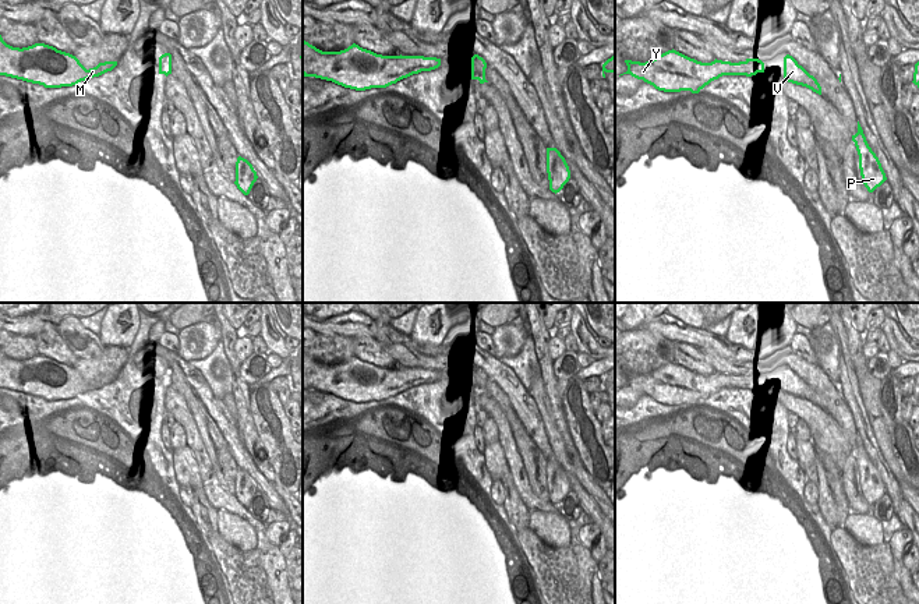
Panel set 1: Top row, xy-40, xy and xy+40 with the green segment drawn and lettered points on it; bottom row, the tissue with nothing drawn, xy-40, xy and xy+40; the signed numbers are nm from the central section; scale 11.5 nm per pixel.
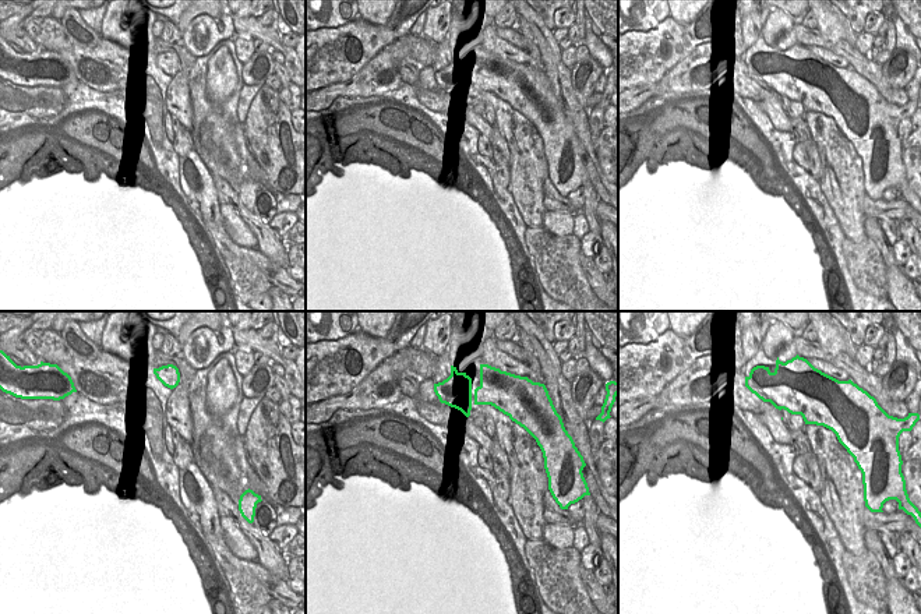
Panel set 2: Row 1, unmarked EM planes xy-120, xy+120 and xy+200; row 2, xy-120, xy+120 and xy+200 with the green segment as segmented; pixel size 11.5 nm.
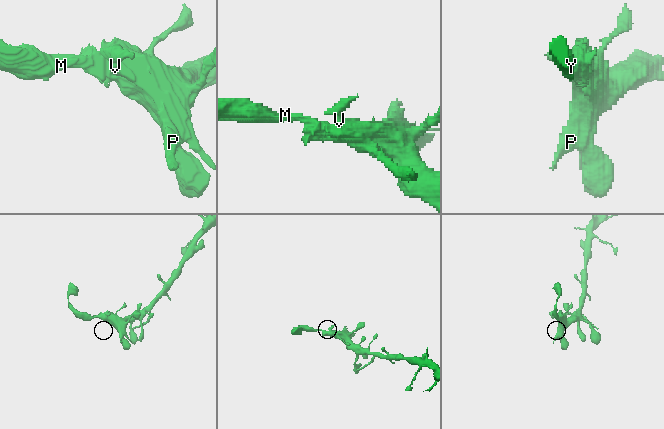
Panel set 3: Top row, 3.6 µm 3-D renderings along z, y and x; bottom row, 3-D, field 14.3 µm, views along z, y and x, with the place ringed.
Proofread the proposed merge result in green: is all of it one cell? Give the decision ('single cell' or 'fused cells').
single cell

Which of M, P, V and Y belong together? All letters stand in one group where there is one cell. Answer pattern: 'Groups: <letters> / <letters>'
Groups: M P V Y.

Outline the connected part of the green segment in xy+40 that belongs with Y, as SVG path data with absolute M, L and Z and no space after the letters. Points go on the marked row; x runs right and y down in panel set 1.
M674 49L646 63L632 60L625 60L625 63L628 71L623 74L643 80L664 92L690 91L699 93L706 85L722 75L752 77L764 73L764 63L759 59L746 59L739 63L715 59L711 63L701 63Z

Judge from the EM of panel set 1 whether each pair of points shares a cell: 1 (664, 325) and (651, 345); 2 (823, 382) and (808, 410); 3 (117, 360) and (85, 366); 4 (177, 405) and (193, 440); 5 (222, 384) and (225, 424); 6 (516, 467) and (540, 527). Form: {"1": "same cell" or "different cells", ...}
{"1": "different cells", "2": "different cells", "3": "same cell", "4": "same cell", "5": "different cells", "6": "different cells"}

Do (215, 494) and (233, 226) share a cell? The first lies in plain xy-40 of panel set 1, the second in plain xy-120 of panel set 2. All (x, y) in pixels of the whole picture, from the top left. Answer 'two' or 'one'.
two

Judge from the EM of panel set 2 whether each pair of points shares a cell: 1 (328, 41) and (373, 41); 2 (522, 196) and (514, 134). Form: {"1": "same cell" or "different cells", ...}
{"1": "same cell", "2": "same cell"}

